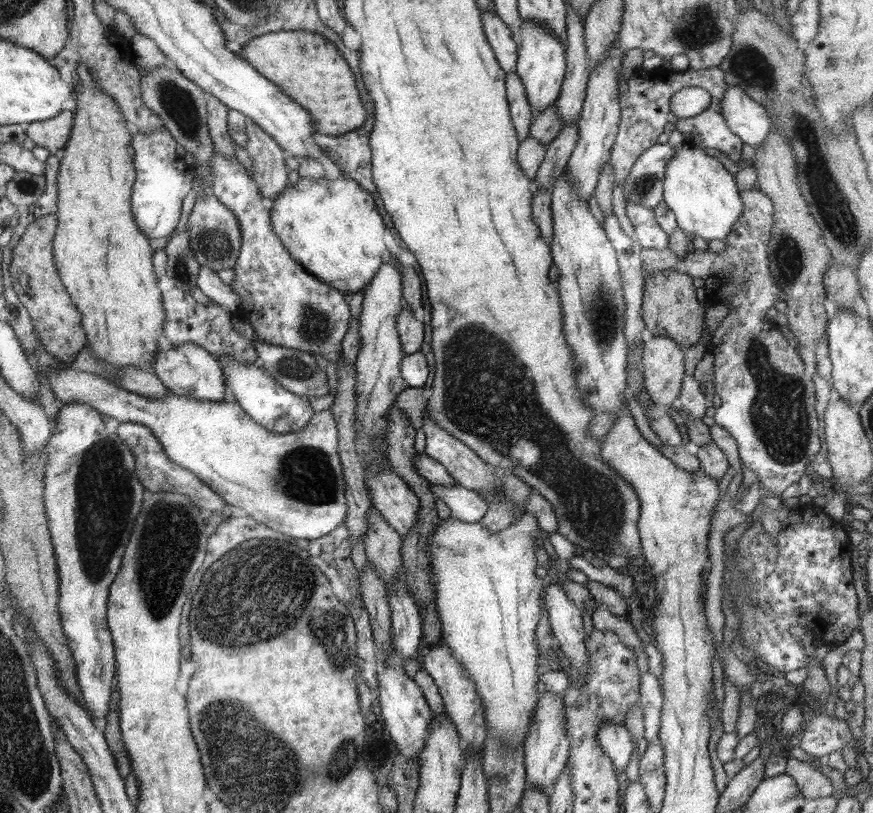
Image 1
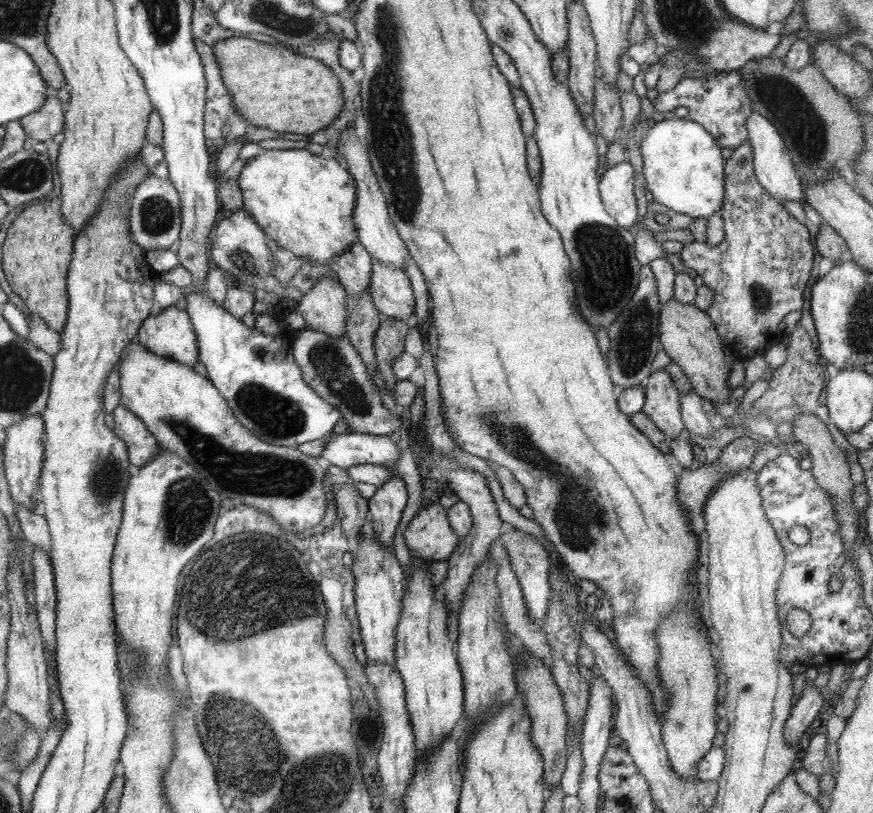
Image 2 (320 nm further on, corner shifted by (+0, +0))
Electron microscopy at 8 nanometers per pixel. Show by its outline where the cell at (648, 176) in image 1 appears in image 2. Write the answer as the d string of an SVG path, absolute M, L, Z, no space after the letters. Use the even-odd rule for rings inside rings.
M627 159L609 167L601 176L599 193L608 214L622 229L634 229L638 220L638 207L634 197L636 172Z

